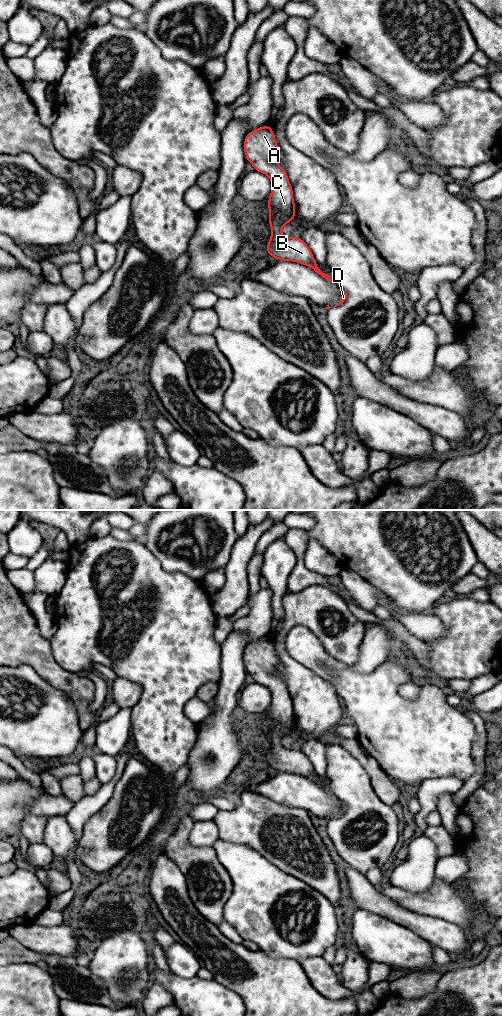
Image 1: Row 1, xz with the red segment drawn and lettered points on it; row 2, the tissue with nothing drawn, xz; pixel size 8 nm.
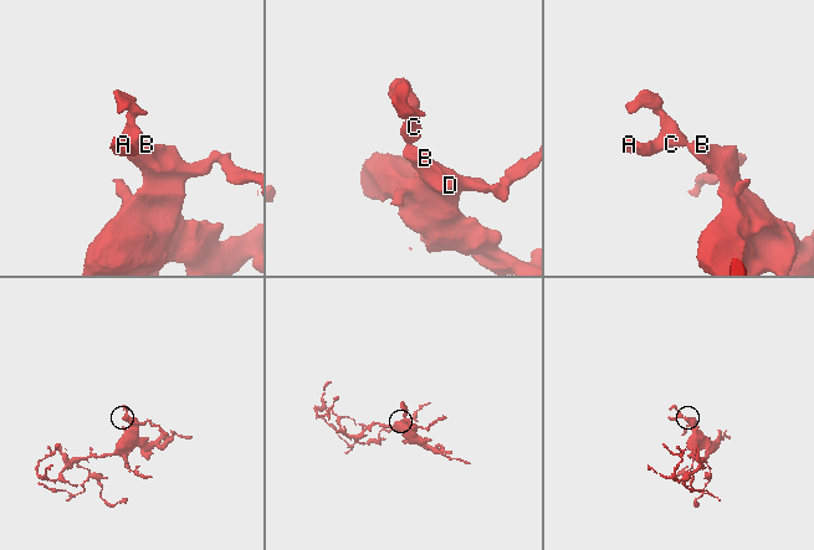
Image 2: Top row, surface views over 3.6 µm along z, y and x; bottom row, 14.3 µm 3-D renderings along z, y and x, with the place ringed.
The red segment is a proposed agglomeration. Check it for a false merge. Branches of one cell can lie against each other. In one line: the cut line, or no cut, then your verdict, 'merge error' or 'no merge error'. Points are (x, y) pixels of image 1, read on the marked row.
no cut; no merge error

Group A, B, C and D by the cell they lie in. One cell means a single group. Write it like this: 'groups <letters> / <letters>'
groups A B C D

